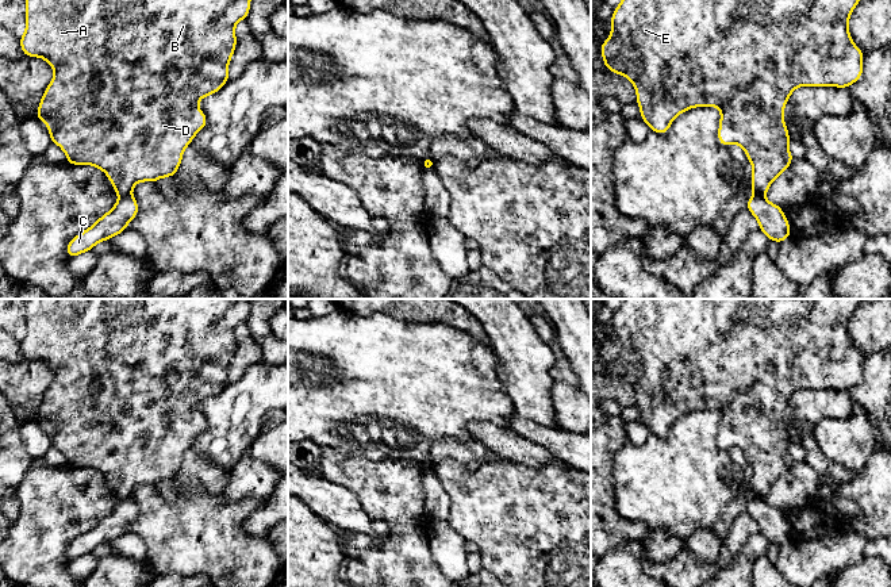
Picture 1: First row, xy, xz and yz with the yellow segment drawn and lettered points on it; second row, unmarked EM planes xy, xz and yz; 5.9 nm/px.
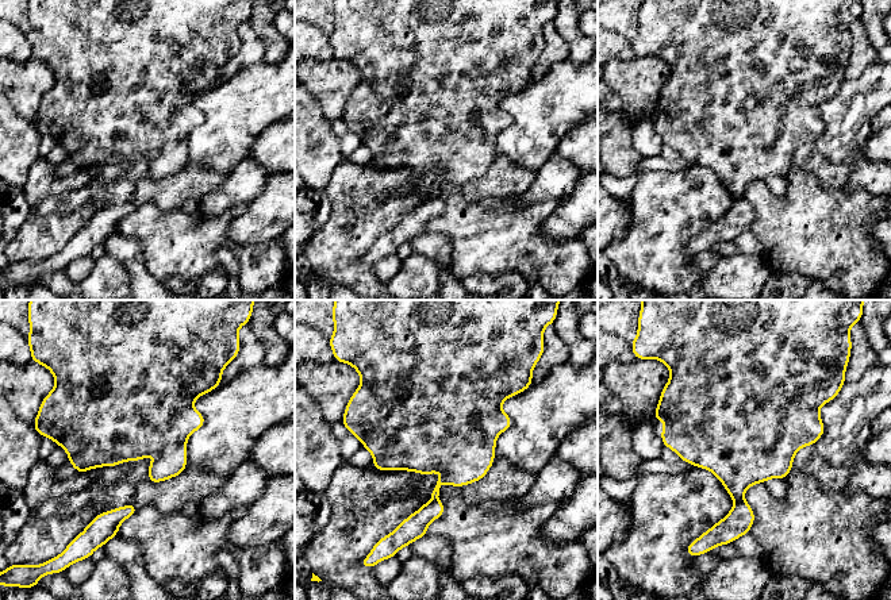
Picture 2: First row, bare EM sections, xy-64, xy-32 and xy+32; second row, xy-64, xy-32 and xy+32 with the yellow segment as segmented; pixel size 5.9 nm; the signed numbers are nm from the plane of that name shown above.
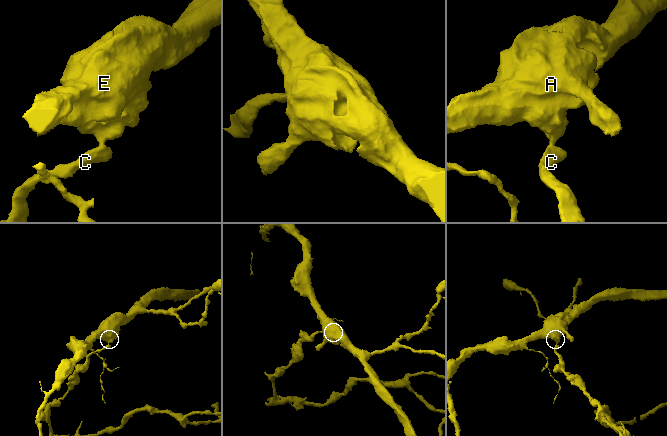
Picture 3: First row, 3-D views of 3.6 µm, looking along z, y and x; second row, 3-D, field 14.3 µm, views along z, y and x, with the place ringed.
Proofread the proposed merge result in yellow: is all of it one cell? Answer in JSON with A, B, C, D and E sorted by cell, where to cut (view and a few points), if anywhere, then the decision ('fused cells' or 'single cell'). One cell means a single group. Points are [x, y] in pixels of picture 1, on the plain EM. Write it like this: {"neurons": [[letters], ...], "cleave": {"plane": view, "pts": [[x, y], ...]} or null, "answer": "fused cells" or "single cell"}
{"neurons": [["A", "B", "D", "E"], ["C"]], "cleave": {"plane": "xy", "pts": [[130, 497], [119, 499]]}, "answer": "fused cells"}

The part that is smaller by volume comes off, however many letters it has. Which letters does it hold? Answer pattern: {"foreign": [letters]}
{"foreign": ["C"]}

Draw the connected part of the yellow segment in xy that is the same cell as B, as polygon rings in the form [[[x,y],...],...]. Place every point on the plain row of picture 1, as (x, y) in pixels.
[[[26,299],[26,334],[19,341],[26,360],[43,361],[53,372],[54,380],[43,395],[37,421],[46,425],[50,444],[66,457],[69,468],[93,468],[101,472],[120,499],[131,498],[137,486],[155,486],[173,480],[183,464],[183,456],[195,438],[207,430],[206,417],[196,406],[223,391],[230,383],[228,367],[237,350],[235,327],[245,323],[253,299]]]

